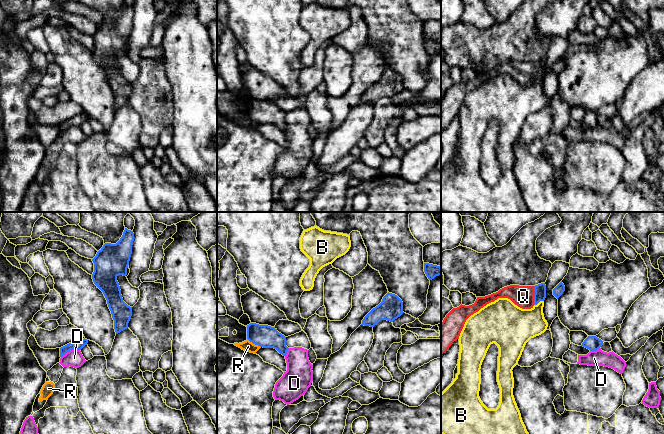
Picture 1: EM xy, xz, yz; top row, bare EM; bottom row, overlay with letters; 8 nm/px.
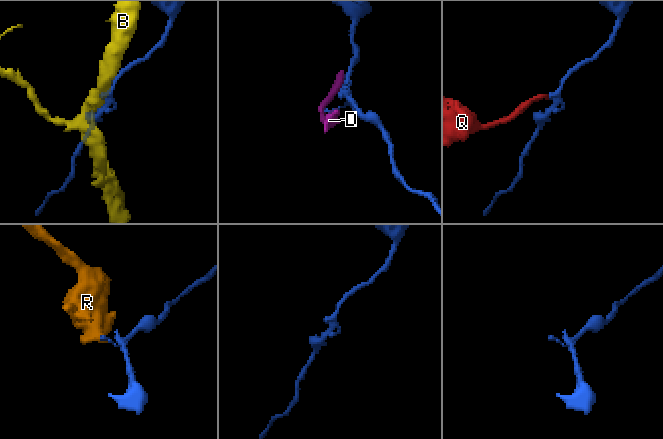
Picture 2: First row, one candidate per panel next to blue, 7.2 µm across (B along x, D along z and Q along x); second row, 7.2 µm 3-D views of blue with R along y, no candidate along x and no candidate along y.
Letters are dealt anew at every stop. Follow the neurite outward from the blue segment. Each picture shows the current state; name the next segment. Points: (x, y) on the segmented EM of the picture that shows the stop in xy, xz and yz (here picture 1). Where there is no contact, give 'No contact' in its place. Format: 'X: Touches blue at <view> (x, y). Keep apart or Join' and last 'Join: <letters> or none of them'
B: Touches blue at yz (538, 302). Keep apart
D: Touches blue at xy (70, 349). Keep apart
Q: Touches blue at yz (534, 295). Join
R: Touches blue at xz (254, 343). Keep apart
Join: Q

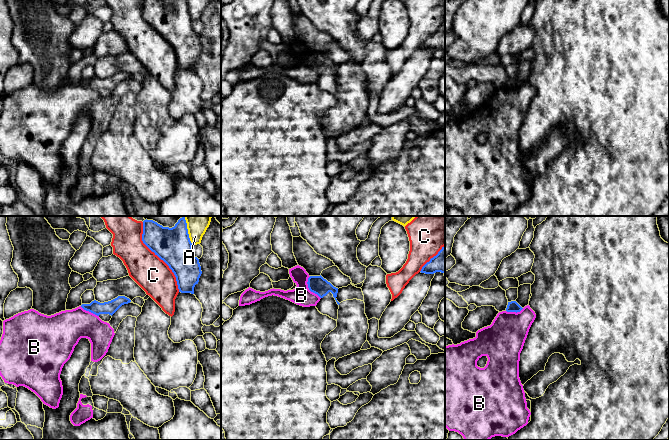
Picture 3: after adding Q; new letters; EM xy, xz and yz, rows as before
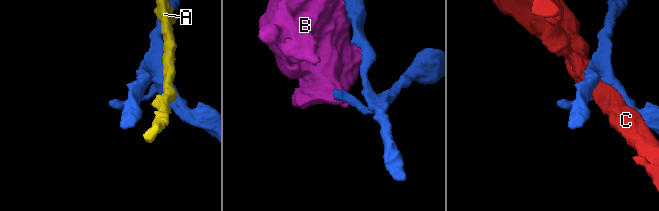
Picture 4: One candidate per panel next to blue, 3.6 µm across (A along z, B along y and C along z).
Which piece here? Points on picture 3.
A: Touches blue at xy (187, 230). Keep apart
B: Touches blue at xz (308, 287). Keep apart
C: Touches blue at xy (158, 256). Keep apart
Join: none of them

